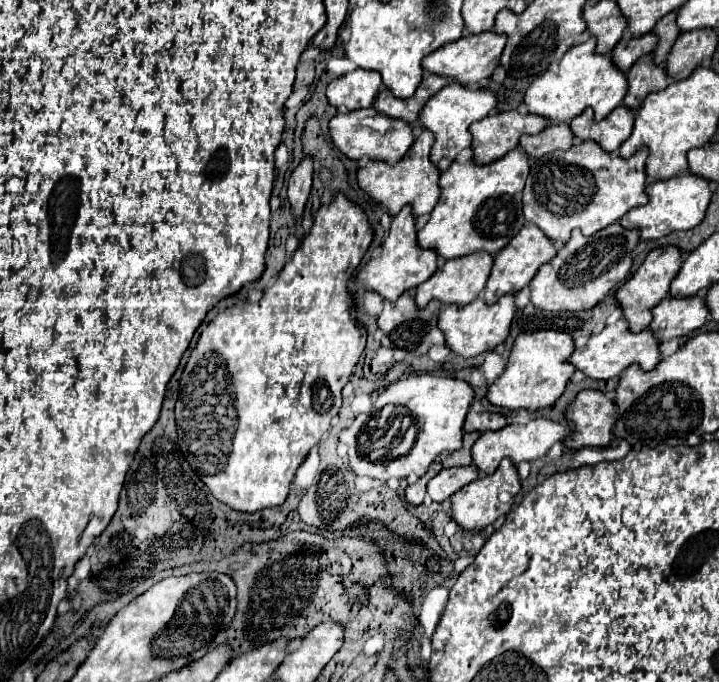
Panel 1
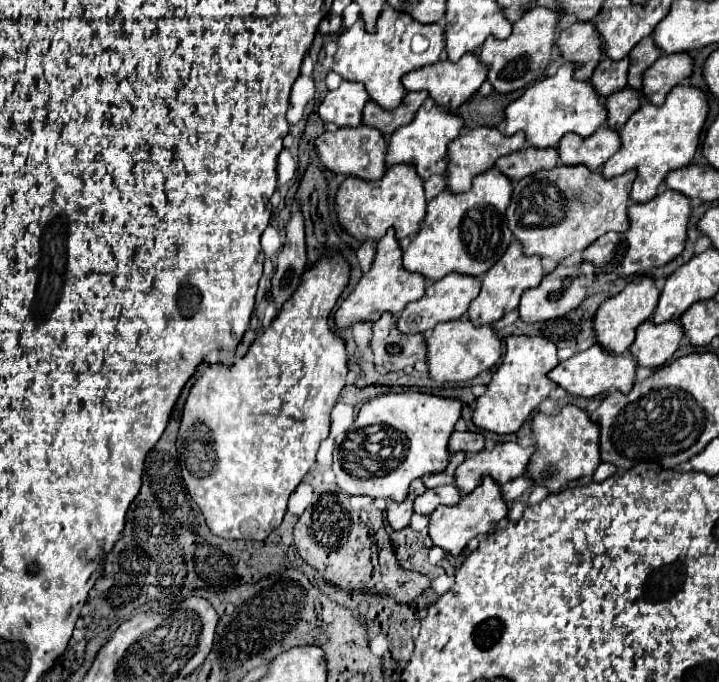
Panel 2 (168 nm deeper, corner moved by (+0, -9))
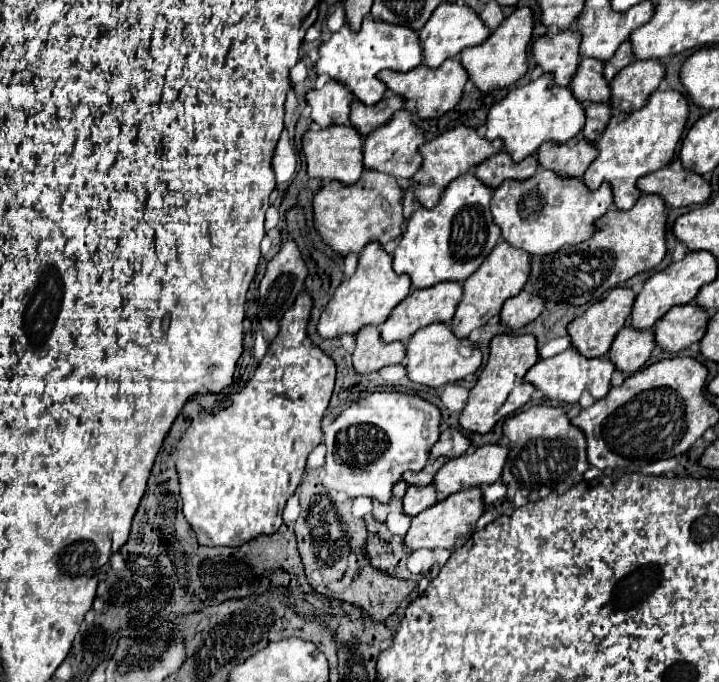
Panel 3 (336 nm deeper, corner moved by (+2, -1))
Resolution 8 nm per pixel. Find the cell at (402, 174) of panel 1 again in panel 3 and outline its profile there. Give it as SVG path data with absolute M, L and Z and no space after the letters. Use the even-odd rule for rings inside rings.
M364 171L354 185L330 181L312 199L314 227L324 245L342 257L348 253L360 253L370 241L386 245L402 235L402 199L404 191L398 181L380 171Z

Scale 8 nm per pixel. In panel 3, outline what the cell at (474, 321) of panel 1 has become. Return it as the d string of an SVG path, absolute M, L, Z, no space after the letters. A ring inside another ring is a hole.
M432 323L430 327L416 331L416 335L412 335L412 339L406 343L404 367L408 379L432 389L442 387L446 383L456 383L466 375L476 373L480 363L482 363L480 349L468 339L456 339L446 323Z

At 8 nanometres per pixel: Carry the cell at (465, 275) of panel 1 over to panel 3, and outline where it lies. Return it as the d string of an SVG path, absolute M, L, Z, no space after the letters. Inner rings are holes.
M444 281L444 283L438 283L436 287L428 287L428 289L412 289L410 295L402 303L398 303L396 309L390 313L390 317L378 327L380 339L384 343L394 343L394 341L406 343L418 329L428 327L430 323L450 323L456 307L460 303L460 297L462 297L462 285L452 283L452 281Z

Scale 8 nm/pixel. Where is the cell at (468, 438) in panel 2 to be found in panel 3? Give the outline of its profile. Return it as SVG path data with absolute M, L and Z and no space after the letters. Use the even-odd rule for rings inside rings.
M446 429L440 433L440 439L434 443L432 451L430 451L430 459L438 459L438 457L460 457L468 451L470 441L458 431L458 429Z

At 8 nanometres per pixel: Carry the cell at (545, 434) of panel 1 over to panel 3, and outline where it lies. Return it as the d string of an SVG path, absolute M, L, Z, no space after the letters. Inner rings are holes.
M484 445L472 453L446 461L434 475L432 485L442 497L468 487L496 483L508 457L506 445Z

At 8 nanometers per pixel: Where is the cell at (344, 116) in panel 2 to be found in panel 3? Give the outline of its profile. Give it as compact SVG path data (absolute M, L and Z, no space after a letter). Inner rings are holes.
M328 81L322 89L312 89L306 95L306 103L312 107L310 119L320 127L348 125L352 93L342 83Z

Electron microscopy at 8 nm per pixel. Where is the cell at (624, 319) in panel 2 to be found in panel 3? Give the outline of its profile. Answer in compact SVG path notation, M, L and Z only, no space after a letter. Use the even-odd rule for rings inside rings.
M616 287L608 293L606 299L594 303L582 317L576 317L570 325L568 325L568 337L570 337L570 343L572 347L582 353L584 357L592 359L592 357L602 357L608 353L610 349L610 343L614 341L616 333L626 325L626 319L630 317L630 309L632 309L632 303L634 303L634 293L630 289L622 289L622 287Z

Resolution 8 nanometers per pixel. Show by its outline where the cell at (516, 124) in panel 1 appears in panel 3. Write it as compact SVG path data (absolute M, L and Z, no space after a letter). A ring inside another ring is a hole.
M458 125L434 139L430 139L428 143L420 145L420 155L422 155L422 167L420 171L412 177L412 187L414 187L414 197L416 201L424 207L424 209L432 209L438 199L440 193L444 191L444 187L454 181L456 177L468 173L472 167L476 167L478 163L482 163L484 159L496 155L502 149L500 141L486 141L484 137L478 137L478 133L472 127L466 125Z

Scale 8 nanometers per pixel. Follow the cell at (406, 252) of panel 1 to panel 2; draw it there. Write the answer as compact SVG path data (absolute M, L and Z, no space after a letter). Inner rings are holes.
M388 231L380 241L378 241L378 253L374 257L374 263L368 273L362 275L358 281L356 289L342 301L340 309L336 311L334 319L338 327L348 327L356 321L376 321L382 313L392 313L398 315L410 301L418 301L424 295L426 289L426 279L418 273L410 273L402 267L402 247L400 241L396 239L394 231Z

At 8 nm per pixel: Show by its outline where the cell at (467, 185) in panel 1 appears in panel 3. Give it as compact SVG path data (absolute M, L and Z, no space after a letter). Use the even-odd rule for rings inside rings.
M464 173L444 189L434 209L416 209L406 223L406 231L392 253L392 267L398 275L408 275L412 287L426 289L442 281L468 279L500 239L500 229L490 215L492 191L472 173Z

